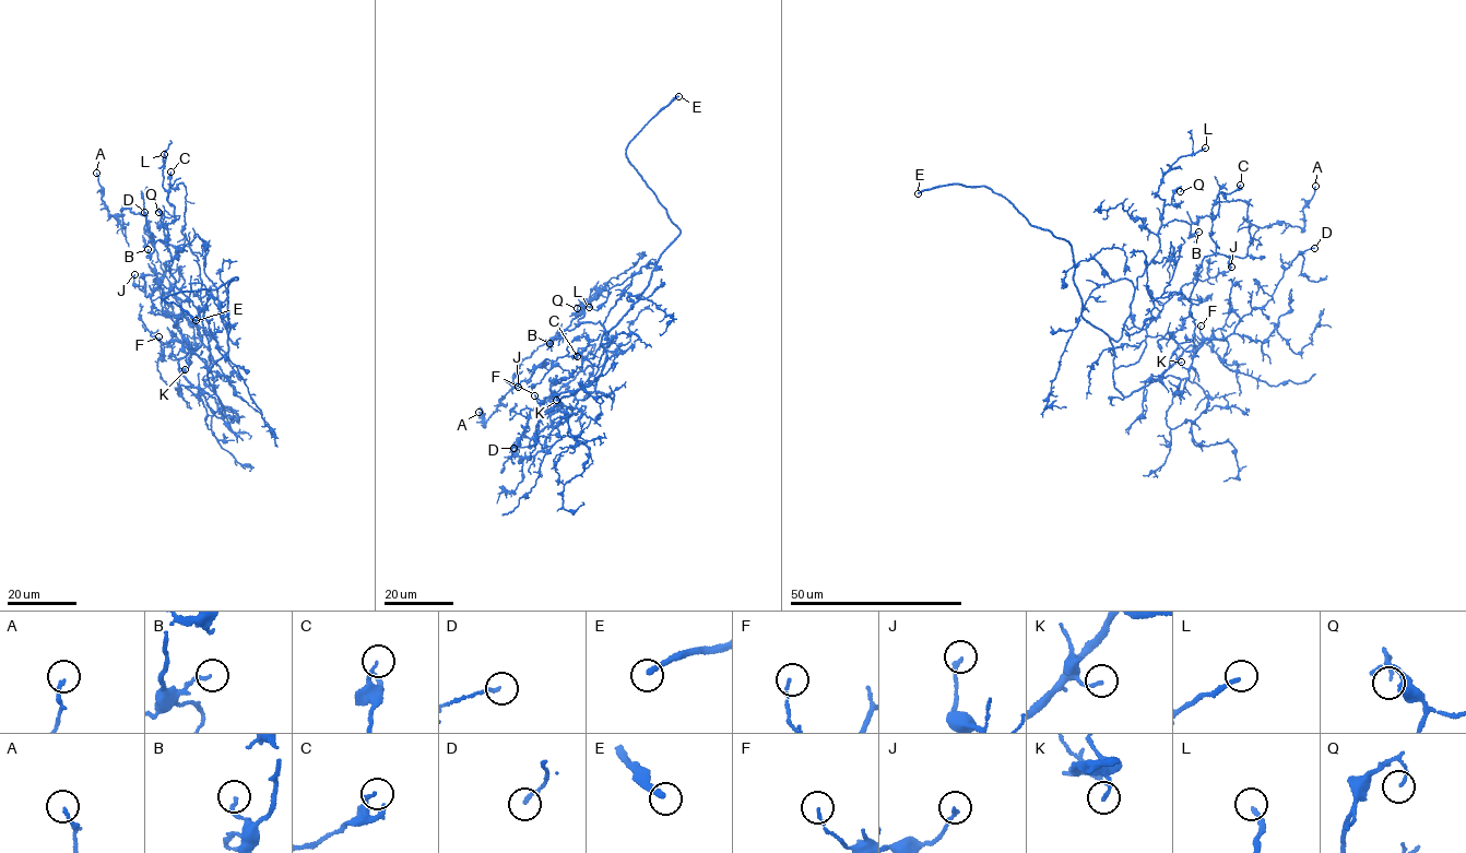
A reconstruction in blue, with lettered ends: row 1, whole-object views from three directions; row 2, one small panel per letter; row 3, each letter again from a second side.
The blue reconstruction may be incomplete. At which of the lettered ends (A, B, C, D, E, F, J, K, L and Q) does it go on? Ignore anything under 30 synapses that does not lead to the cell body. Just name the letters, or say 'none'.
E, L

